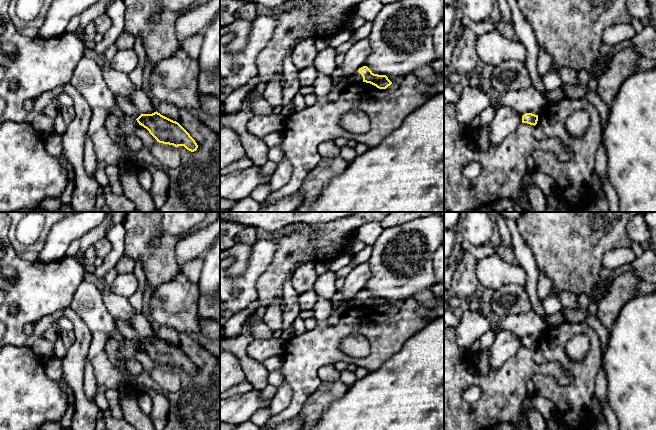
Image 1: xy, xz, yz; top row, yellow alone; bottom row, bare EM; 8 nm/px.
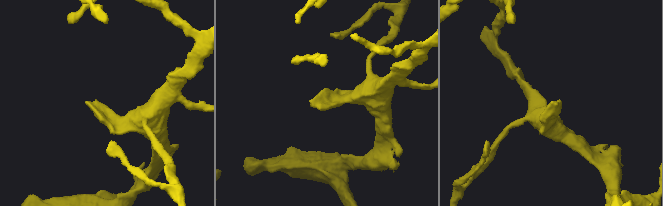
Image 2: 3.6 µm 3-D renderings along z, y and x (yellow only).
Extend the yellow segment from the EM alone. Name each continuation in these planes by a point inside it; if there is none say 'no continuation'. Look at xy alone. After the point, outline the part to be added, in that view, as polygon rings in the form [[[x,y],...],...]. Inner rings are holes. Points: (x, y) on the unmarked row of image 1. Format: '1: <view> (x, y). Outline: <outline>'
1: xy (128, 332). Outline: [[[115,319],[115,324],[117,330],[122,334],[124,340],[130,340],[137,343],[141,339],[137,331],[125,320]]]

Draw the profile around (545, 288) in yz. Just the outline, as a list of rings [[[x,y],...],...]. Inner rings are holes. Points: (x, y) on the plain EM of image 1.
[[[539,273],[538,276],[537,294],[541,300],[551,295],[556,295],[563,307],[580,310],[578,308],[578,295],[570,291],[557,291],[551,280],[543,273]]]

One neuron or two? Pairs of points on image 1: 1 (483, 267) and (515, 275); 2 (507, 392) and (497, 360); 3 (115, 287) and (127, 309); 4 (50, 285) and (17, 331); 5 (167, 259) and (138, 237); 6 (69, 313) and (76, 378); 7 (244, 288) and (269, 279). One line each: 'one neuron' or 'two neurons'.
1: one neuron
2: two neurons
3: two neurons
4: one neuron
5: one neuron
6: one neuron
7: two neurons

